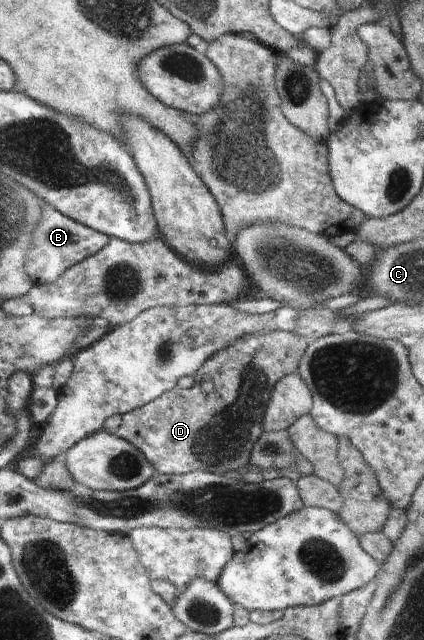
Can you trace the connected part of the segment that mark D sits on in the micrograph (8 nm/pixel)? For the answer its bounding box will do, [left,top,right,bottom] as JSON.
[115,330,310,475]

